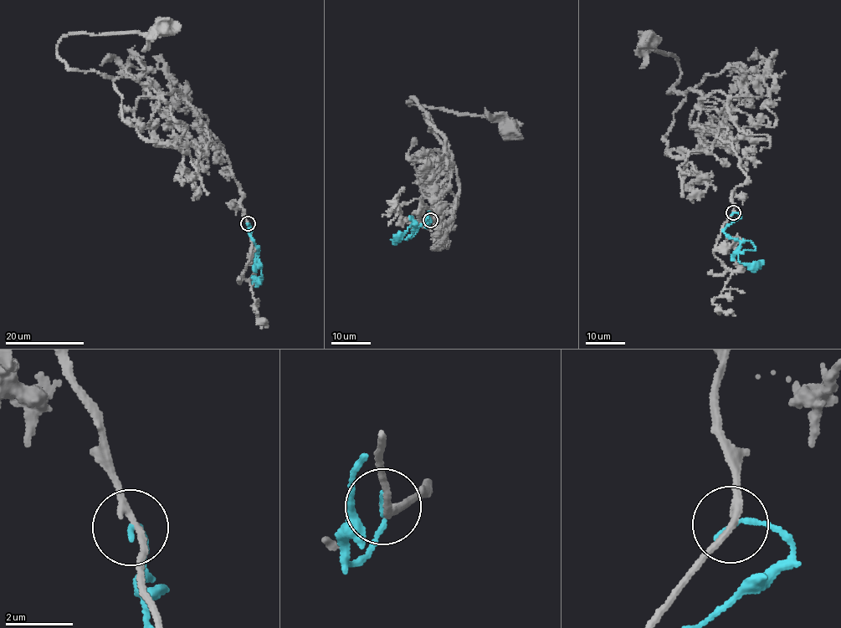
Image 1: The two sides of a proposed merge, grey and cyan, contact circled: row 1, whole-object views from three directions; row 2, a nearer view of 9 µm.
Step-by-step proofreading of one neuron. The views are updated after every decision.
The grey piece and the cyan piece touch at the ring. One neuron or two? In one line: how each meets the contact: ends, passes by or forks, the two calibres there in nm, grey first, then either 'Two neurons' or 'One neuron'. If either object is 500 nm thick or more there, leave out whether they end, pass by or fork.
At the ring grey passes by. At the ring cyan ends. Thickness 200 nm (grey) against 160 nm. Two neurons

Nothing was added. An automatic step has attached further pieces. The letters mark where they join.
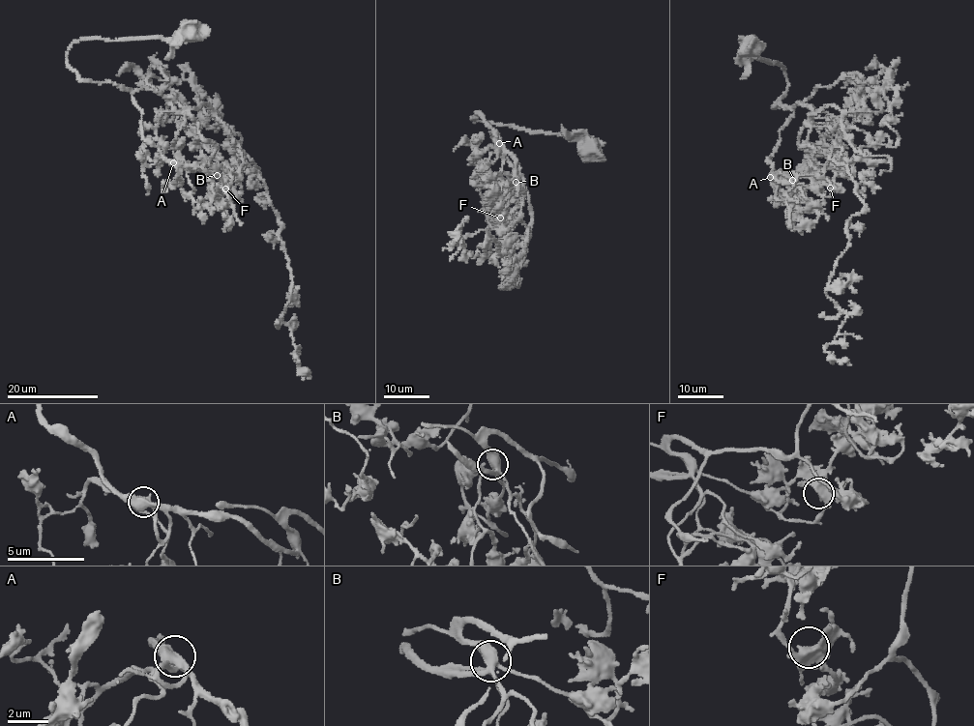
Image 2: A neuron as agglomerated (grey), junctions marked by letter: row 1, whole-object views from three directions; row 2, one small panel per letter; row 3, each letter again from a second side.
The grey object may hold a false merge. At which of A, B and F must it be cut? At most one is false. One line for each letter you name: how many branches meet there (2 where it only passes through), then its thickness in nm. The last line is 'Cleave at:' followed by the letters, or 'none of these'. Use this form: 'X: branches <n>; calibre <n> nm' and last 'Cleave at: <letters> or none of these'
Cleave at: none of these

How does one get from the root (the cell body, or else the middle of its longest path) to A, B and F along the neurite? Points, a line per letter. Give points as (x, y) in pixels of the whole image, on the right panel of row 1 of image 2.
A: (751, 47), (751, 57), (784, 67), (787, 90), (774, 105), (793, 109), (768, 159), (771, 177)
B: (751, 47), (784, 68), (774, 105), (793, 116), (768, 159), (770, 177), (792, 180)
F: (751, 47), (784, 67), (787, 90), (774, 105), (793, 109), (770, 176), (821, 195), (830, 188)

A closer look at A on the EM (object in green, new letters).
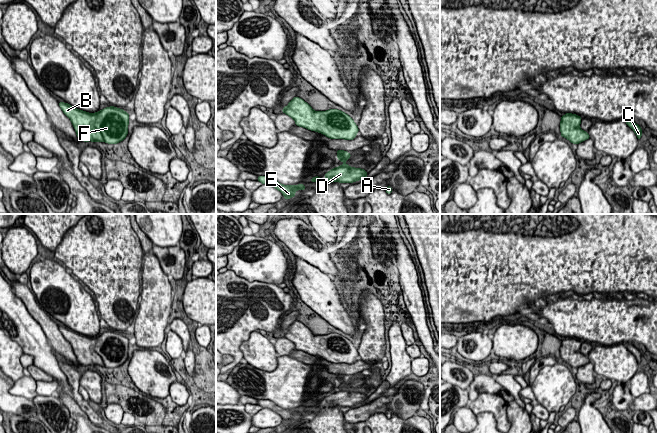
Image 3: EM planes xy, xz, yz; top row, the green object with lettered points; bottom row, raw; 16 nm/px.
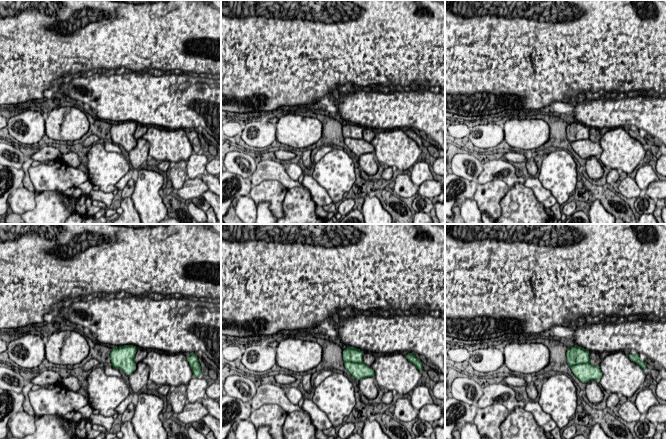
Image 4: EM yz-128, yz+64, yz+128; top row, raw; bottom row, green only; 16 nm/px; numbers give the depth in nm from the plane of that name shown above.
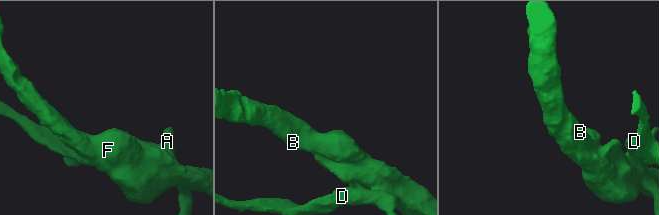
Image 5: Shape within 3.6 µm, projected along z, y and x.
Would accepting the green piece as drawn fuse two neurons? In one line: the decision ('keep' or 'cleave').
keep

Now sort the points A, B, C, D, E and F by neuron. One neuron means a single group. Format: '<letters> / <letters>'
A B C D E F

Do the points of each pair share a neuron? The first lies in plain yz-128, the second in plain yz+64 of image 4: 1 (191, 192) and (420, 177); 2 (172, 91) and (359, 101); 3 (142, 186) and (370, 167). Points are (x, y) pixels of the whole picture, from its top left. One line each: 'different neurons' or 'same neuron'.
1: different neurons
2: same neuron
3: different neurons

